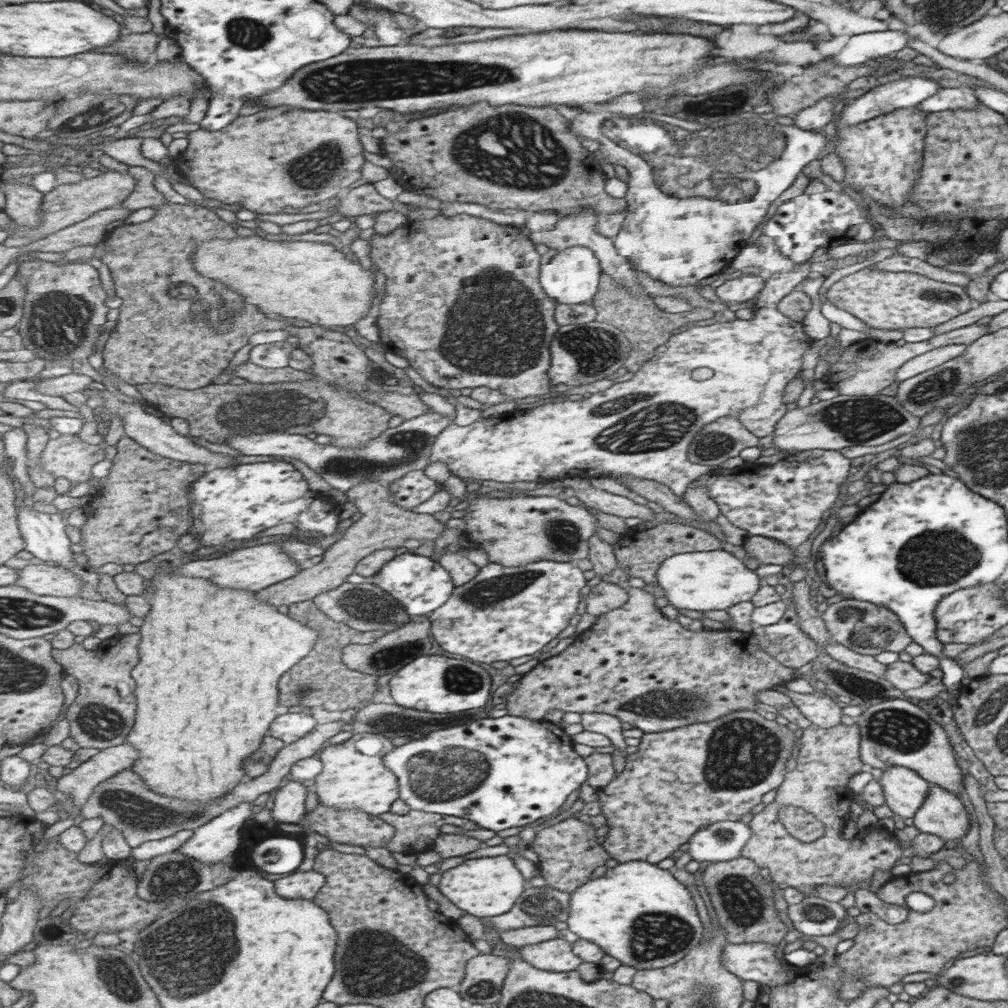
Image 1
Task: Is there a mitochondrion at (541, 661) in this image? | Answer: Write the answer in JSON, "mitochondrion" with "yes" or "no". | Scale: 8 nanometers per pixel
{"mitochondrion":"no"}

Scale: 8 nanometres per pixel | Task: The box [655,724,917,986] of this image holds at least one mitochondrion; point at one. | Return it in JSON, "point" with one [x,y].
{"point":[744,909]}

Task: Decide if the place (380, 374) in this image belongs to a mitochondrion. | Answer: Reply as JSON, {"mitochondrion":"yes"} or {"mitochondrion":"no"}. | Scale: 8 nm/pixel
{"mitochondrion":"no"}

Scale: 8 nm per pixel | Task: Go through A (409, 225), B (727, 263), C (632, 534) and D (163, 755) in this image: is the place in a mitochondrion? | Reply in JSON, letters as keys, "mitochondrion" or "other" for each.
{"A":"other","B":"other","C":"other","D":"other"}

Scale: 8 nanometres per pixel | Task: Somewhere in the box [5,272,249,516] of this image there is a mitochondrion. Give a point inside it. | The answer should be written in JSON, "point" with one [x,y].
{"point":[59,320]}

